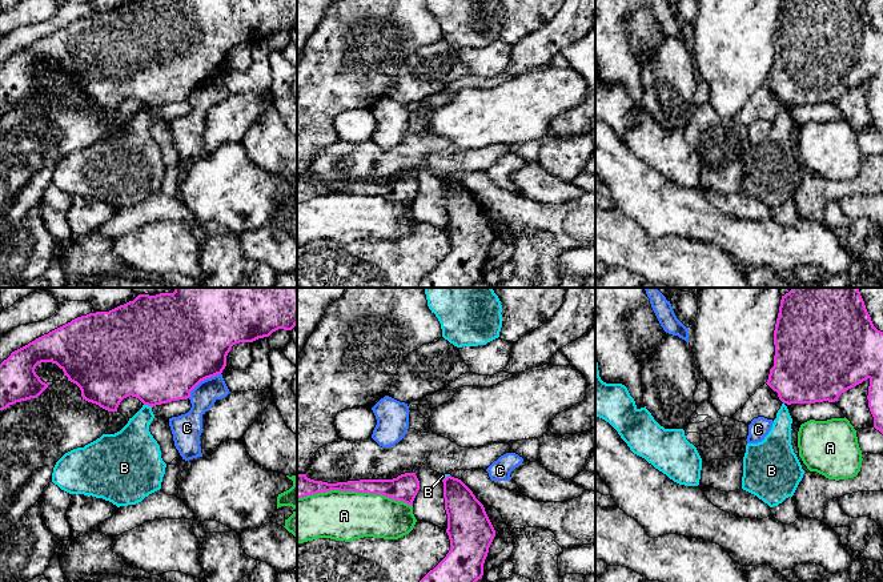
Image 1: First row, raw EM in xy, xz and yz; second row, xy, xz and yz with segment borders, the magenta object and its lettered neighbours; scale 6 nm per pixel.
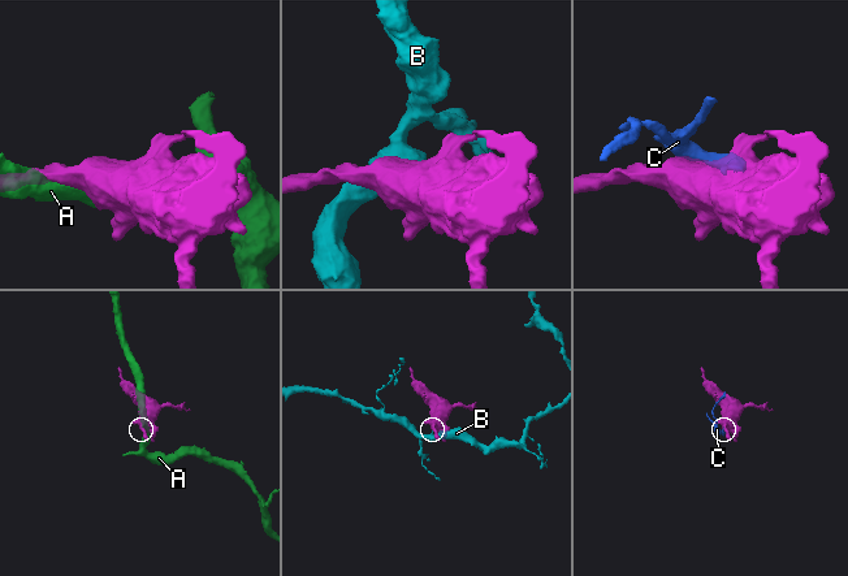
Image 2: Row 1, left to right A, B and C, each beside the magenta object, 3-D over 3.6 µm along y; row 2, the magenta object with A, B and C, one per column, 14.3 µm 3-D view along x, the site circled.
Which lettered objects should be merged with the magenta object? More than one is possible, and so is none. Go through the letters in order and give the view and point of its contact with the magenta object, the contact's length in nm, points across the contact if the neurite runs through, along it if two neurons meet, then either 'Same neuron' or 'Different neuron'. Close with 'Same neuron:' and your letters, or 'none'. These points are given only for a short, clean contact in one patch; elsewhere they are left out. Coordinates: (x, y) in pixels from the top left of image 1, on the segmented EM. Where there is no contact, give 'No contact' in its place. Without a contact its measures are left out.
A: Touches magenta at xz (354, 490). Shared border 700 nm. Different neuron
B: Touches magenta at xy (148, 405). Shared border 60 nm. Boundary: xy (144, 404), (152, 406). Different neuron
C: Touches magenta at xy (203, 380). Shared border 240 nm. Boundary: xy (220, 373), (204, 378), (188, 397). Different neuron
Same neuron: none

